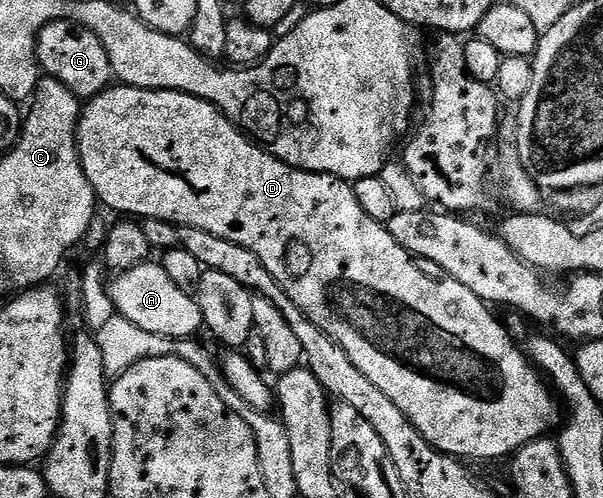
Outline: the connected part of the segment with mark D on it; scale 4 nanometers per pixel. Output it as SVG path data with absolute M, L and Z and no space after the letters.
M109 86L101 95L95 95L83 104L80 124L76 130L76 148L80 154L82 169L97 200L103 206L105 203L110 210L121 211L124 214L121 216L124 217L161 219L184 227L206 229L208 233L226 237L226 241L234 241L250 249L250 253L254 253L262 261L262 265L270 269L276 283L290 297L290 301L294 301L294 305L298 305L298 309L302 309L302 313L306 313L310 321L330 333L330 337L334 337L334 341L338 341L342 349L346 349L346 357L350 357L350 361L354 361L354 365L358 365L358 369L362 369L362 373L366 373L366 377L370 377L370 381L374 381L374 385L378 385L378 389L382 389L382 393L386 393L386 397L390 397L390 401L394 401L394 405L398 405L398 409L406 413L420 436L443 455L455 455L461 461L500 459L503 455L511 457L522 445L541 438L547 432L544 430L551 425L552 418L556 415L557 400L554 398L553 388L546 382L545 376L533 366L527 354L521 348L520 351L516 348L507 329L492 316L493 308L474 297L474 293L470 293L466 285L458 285L458 281L438 269L438 265L425 263L402 249L402 245L398 245L394 237L390 237L385 224L362 213L362 205L358 205L358 197L354 197L351 182L336 179L332 175L318 175L314 171L301 171L299 167L284 163L271 150L253 142L215 105L181 91L147 91L141 87Z

